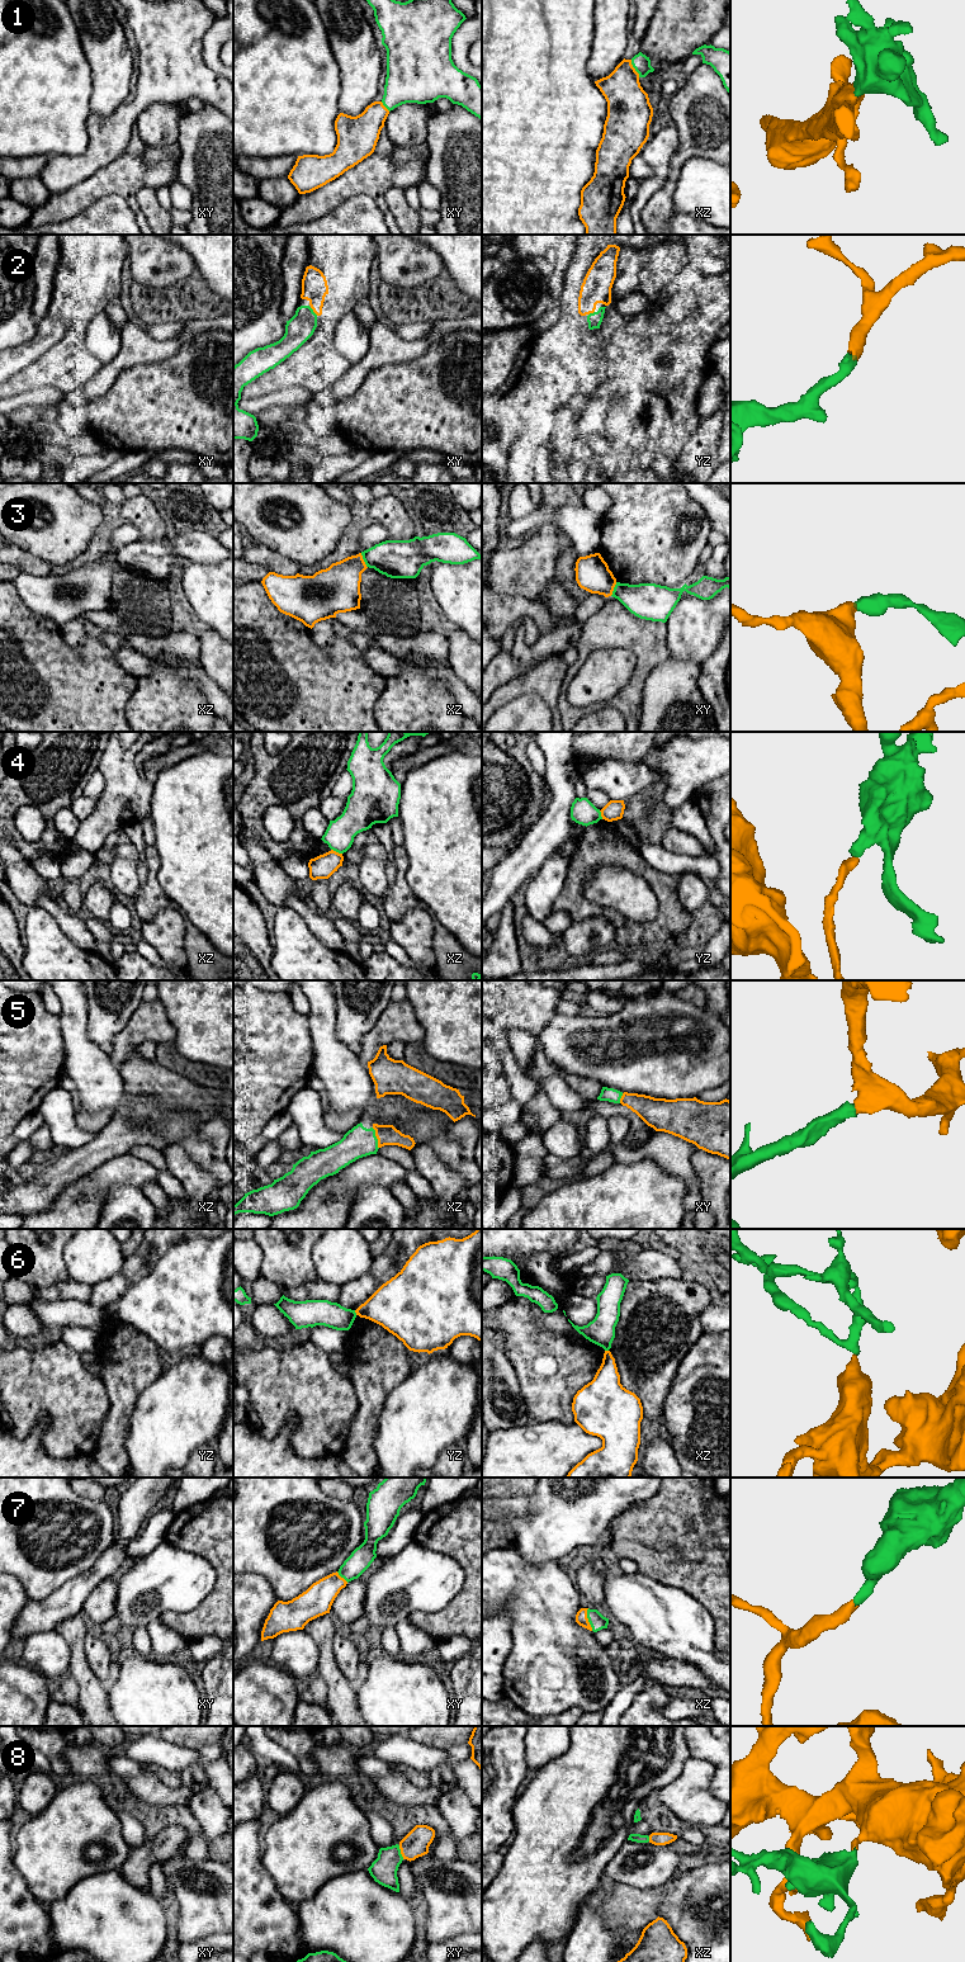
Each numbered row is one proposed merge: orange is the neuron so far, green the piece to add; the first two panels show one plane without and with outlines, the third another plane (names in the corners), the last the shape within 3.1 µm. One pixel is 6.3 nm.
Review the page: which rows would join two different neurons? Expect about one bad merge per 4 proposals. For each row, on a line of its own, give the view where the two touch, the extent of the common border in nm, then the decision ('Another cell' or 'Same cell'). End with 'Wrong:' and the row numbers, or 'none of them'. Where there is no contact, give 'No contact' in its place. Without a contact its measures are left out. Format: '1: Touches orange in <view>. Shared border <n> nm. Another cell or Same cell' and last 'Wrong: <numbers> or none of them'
1: Touches orange in xz. Shared border 130 nm. Same cell
2: Touches orange in xy. Shared border 80 nm. Same cell
3: Touches orange in xz. Shared border 100 nm. Another cell
4: Touches orange in xz. Shared border 80 nm. Another cell
5: Touches orange in xz. Shared border 140 nm. Same cell
6: Touches orange in yz. Shared border 40 nm. Another cell
7: Touches orange in xz. Shared border 150 nm. Same cell
8: Touches orange in xy. Shared border 90 nm. Same cell
Wrong: 3, 4, 6

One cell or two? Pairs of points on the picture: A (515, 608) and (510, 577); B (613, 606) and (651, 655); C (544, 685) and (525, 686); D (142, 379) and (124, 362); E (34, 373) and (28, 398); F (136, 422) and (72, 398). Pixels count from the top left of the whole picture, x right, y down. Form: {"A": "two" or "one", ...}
{"A": "two", "B": "one", "C": "one", "D": "two", "E": "two", "F": "two"}

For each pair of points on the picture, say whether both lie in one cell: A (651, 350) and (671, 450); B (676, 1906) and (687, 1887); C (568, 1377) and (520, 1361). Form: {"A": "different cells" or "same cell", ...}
{"A": "same cell", "B": "same cell", "C": "same cell"}

